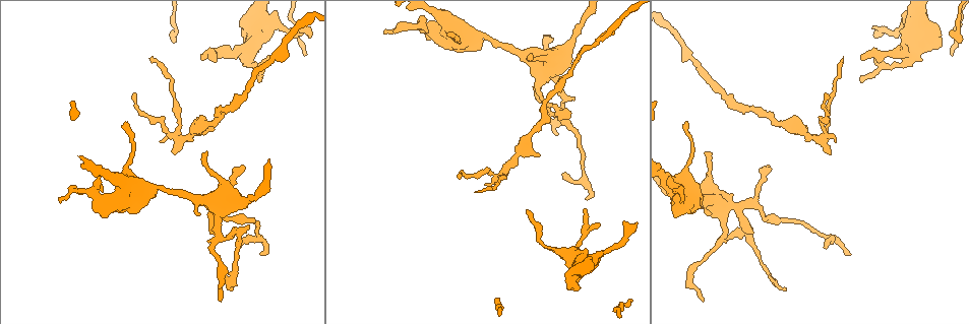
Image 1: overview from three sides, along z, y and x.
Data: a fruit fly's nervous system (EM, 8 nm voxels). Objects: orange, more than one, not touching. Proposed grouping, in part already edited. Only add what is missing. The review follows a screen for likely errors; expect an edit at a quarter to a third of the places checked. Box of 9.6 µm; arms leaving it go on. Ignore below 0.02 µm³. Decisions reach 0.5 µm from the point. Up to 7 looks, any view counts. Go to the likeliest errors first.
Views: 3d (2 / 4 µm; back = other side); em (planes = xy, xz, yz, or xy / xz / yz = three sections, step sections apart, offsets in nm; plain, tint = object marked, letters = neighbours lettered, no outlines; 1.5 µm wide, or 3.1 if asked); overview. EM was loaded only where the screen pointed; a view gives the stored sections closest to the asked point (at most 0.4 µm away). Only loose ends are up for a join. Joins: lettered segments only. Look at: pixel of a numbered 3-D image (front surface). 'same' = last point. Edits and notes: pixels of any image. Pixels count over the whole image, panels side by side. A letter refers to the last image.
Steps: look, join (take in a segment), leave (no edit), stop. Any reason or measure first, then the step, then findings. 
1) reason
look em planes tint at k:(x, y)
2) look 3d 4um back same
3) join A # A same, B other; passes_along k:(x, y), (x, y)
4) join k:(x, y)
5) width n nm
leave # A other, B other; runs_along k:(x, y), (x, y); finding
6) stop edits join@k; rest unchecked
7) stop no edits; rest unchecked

thin end
look 3d 2um at 1:(527, 211)

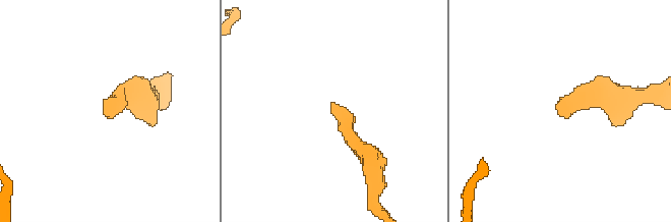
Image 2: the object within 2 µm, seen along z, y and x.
look em planes letters at 2:(332, 106)

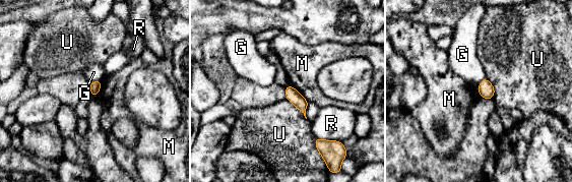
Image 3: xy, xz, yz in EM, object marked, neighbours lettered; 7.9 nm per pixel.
leave # G other, M other, R other, U other; border 3:(290, 84), (309, 102); no lettered segment goes on from it

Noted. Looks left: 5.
tapers out
look em xy step 4 letters at 1:(243, 167)

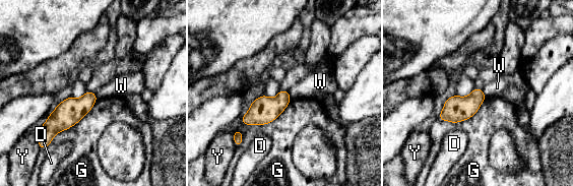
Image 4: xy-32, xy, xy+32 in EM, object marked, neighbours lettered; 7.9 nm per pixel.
look em planes letters same

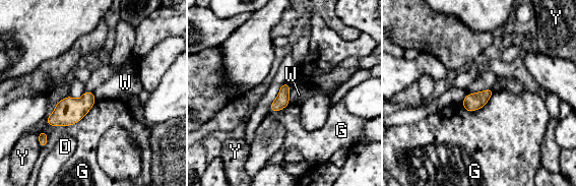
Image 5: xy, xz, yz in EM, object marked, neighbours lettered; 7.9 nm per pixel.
leave # D other, G other, W other, Y other; border 5:(292, 88), (289, 95), (289, 102); no lettered segment goes on from it

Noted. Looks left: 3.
thin end
look 3d 2um at 1:(219, 301)

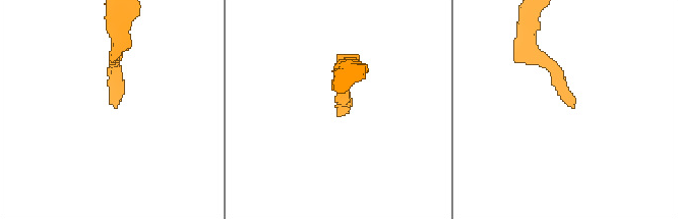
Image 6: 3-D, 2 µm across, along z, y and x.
look em planes letters at 6:(573, 108)

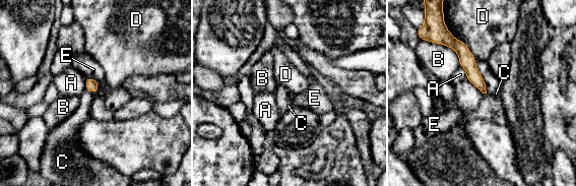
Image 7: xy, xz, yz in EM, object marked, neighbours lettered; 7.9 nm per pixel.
width 100 nm
leave # A other, B other, C other, D other, E other; border 7:(85, 88), (94, 95); no lettered segment goes on from it

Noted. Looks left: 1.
stop no edits; rest unchecked

